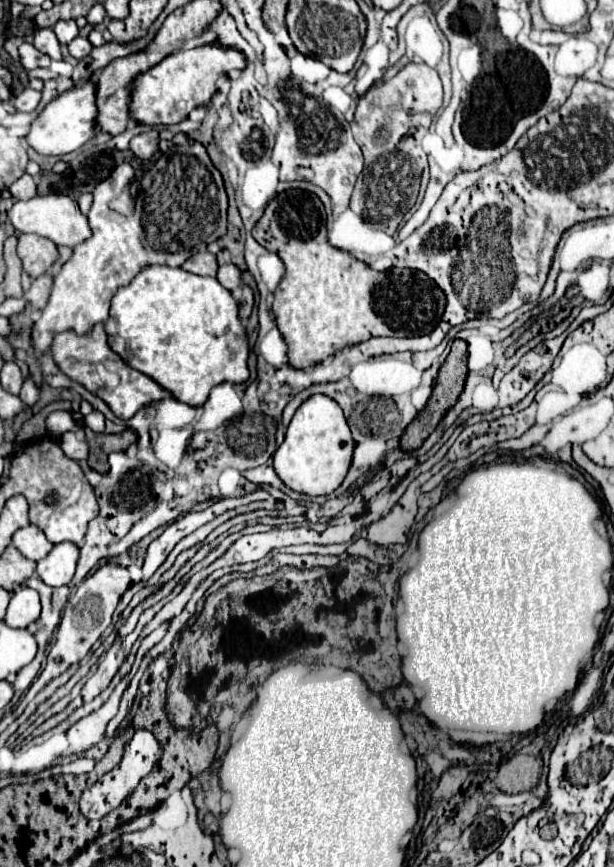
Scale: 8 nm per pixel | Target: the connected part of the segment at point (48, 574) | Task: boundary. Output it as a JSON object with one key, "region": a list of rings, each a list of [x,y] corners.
{"region":[[[59,543],[51,553],[37,563],[37,573],[43,583],[51,587],[61,587],[71,583],[75,575],[75,565],[79,559],[79,547],[75,543]]]}

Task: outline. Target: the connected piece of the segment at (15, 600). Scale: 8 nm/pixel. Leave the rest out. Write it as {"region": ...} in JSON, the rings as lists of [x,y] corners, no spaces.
{"region":[[[21,587],[17,593],[11,595],[11,603],[7,607],[5,623],[9,627],[27,627],[33,623],[41,613],[39,593],[29,587]]]}

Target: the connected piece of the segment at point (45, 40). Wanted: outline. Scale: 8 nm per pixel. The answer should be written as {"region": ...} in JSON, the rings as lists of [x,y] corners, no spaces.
{"region":[[[37,29],[37,31],[35,31],[35,41],[33,41],[33,45],[35,45],[41,53],[49,55],[51,59],[55,59],[55,61],[61,59],[61,45],[59,45],[53,29]]]}

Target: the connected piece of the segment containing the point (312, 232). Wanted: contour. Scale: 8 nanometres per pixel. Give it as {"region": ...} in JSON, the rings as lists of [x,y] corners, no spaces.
{"region":[[[289,189],[269,201],[263,217],[253,229],[253,237],[267,249],[281,257],[287,267],[285,277],[273,295],[275,323],[289,347],[289,363],[297,369],[313,367],[335,351],[347,345],[363,343],[371,337],[419,337],[431,333],[447,307],[447,297],[433,279],[415,269],[401,269],[401,273],[379,273],[355,259],[347,251],[331,247],[327,241],[327,215],[321,199],[303,189]]]}

